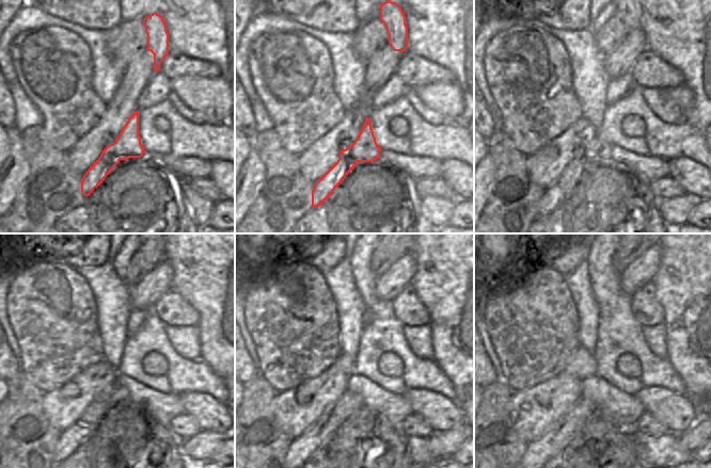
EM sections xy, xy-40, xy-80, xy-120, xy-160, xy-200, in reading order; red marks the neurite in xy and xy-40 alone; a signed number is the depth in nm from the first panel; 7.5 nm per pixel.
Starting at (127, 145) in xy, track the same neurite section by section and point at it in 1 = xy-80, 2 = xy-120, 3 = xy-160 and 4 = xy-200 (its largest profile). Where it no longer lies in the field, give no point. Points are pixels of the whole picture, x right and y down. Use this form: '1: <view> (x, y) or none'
1: xy-80 (598, 152)
2: xy-120 (89, 422)
3: xy-160 (300, 449)
4: xy-200 (543, 449)

